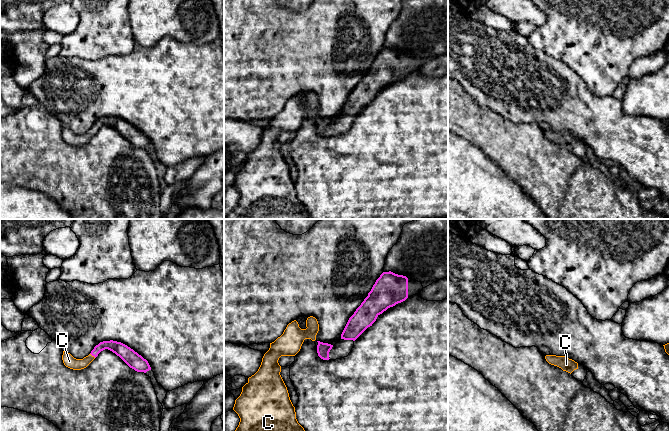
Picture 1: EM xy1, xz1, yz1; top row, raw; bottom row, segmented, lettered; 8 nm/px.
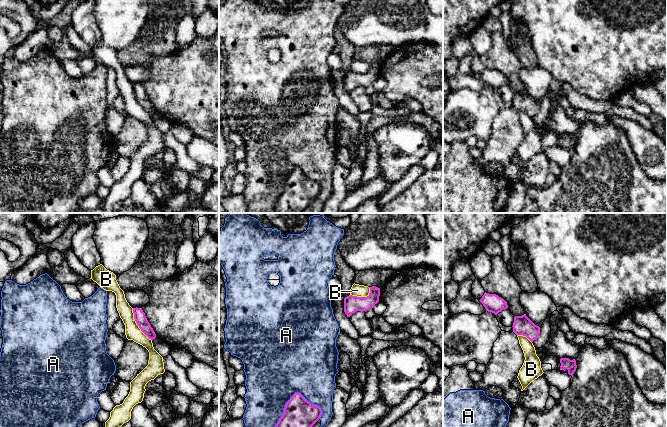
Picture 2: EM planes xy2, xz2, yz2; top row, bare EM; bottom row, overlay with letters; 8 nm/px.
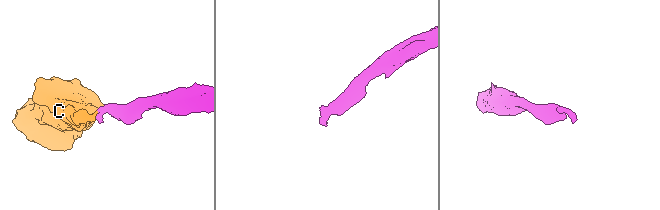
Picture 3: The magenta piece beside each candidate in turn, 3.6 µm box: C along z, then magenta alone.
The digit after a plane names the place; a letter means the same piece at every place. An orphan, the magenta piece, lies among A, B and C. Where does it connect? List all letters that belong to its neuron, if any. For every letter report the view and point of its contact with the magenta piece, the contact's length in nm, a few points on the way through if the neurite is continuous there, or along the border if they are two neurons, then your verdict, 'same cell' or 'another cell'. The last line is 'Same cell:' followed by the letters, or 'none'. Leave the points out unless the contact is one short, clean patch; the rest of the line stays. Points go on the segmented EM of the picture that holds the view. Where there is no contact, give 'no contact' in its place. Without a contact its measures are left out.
A: contact xz2 (292, 396); length 420 nm; another cell
B: contact xy2 (137, 324); length 300 nm; border xy2 (132, 308), (136, 324), (151, 340); another cell
C: contact xy1 (93, 355); length 60 nm; same cell
Same cell: C

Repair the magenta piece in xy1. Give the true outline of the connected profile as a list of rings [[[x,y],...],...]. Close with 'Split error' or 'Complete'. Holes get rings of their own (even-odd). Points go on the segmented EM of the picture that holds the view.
[[[103,341],[94,347],[91,353],[83,359],[76,359],[70,353],[63,351],[62,360],[66,367],[73,370],[81,370],[86,368],[98,354],[108,349],[119,356],[130,368],[137,372],[144,372],[151,370],[151,367],[146,359],[135,352],[127,345],[117,341]]]. Split error

